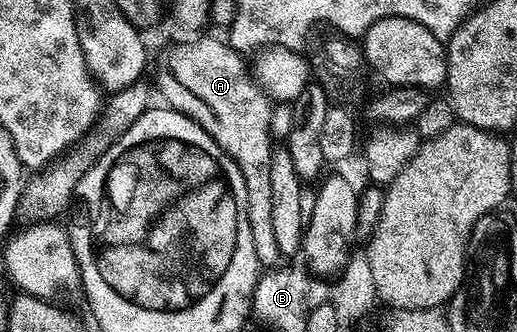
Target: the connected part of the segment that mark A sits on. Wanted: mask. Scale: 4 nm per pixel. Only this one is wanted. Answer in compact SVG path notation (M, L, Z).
M201 38L198 42L189 42L186 46L177 46L165 58L165 67L157 74L156 89L165 97L164 105L171 110L177 110L183 116L195 120L219 148L239 168L243 176L243 184L247 188L247 224L251 224L251 244L255 244L255 256L262 267L272 268L278 265L282 257L275 244L274 228L271 225L271 187L270 169L275 141L269 133L271 114L274 103L268 94L261 89L261 83L245 67L246 59L238 54L228 41L217 38Z

